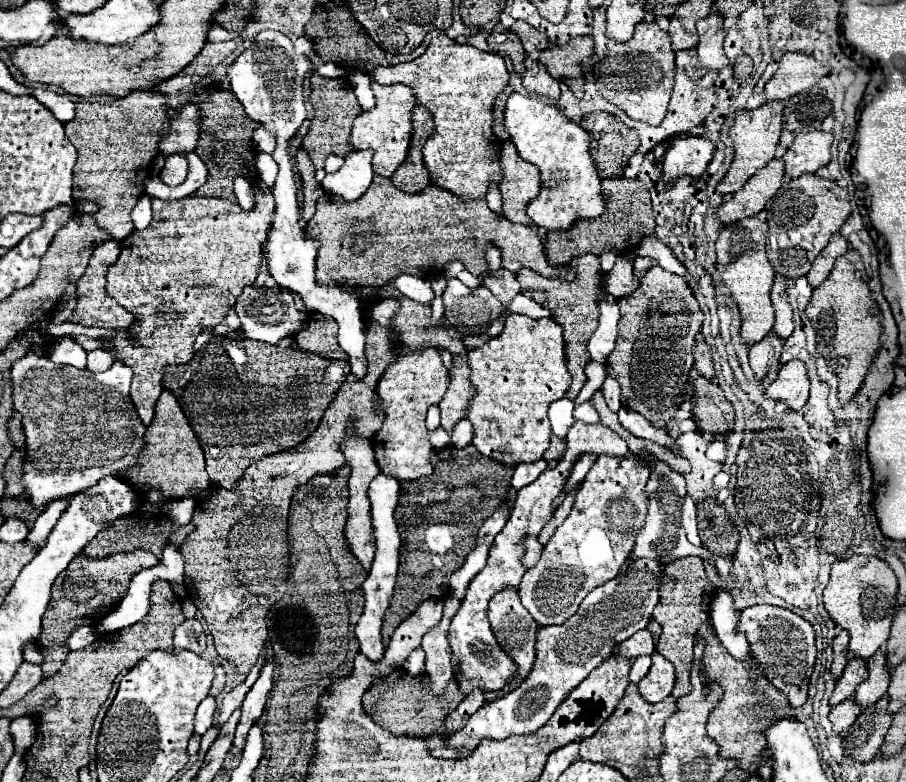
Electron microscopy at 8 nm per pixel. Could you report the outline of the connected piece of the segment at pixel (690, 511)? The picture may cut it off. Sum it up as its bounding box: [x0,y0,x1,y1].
[683,498,703,546]

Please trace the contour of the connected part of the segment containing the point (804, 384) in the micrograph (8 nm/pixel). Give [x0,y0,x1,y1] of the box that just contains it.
[765,360,809,410]

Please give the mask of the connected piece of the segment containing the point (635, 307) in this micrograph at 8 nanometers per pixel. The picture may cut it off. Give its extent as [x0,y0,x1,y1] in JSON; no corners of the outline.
[607,264,703,428]

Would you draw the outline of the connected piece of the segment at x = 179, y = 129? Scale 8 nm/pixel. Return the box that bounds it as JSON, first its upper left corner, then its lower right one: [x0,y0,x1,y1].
[161,104,199,154]

